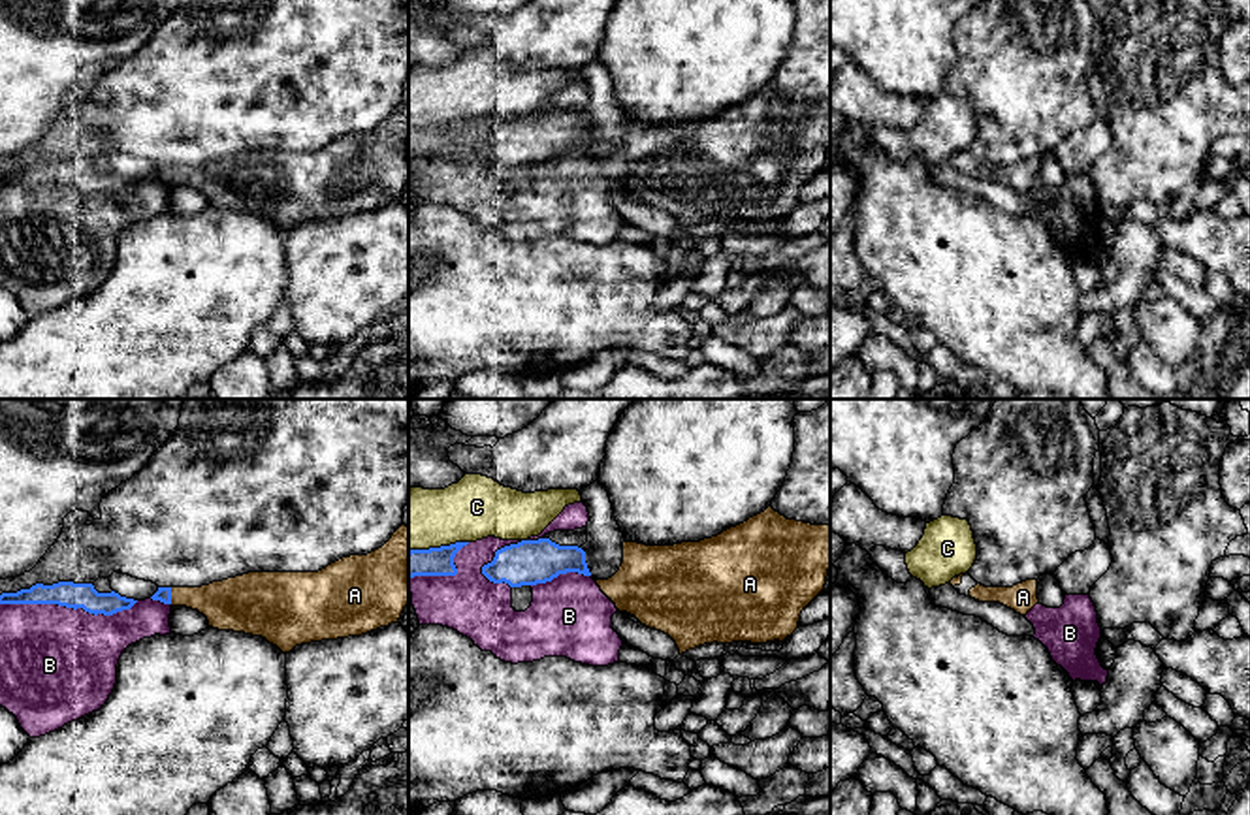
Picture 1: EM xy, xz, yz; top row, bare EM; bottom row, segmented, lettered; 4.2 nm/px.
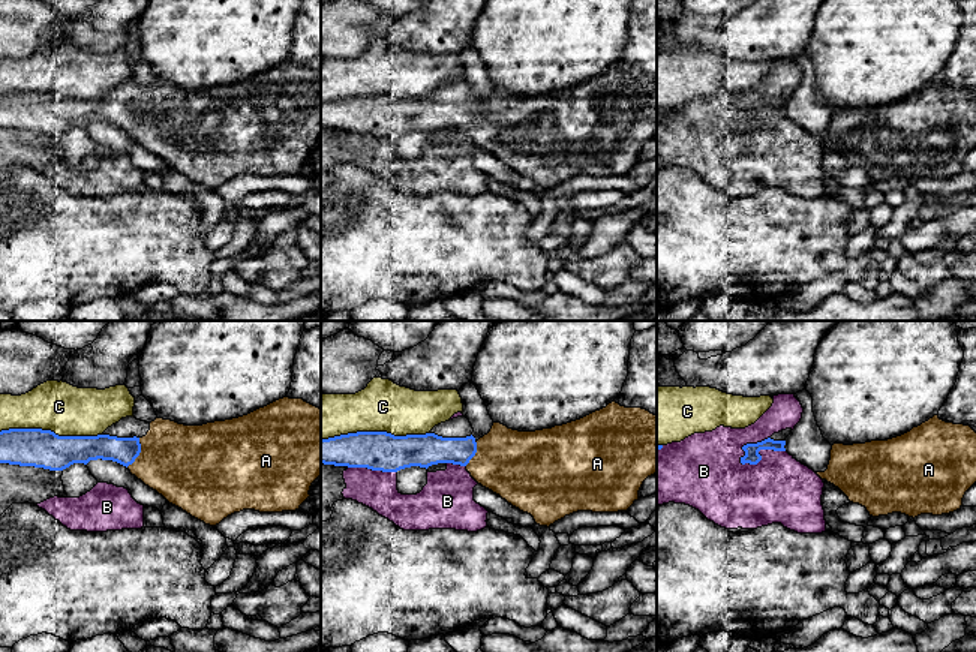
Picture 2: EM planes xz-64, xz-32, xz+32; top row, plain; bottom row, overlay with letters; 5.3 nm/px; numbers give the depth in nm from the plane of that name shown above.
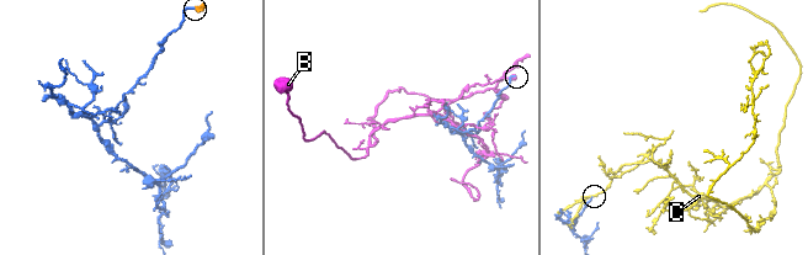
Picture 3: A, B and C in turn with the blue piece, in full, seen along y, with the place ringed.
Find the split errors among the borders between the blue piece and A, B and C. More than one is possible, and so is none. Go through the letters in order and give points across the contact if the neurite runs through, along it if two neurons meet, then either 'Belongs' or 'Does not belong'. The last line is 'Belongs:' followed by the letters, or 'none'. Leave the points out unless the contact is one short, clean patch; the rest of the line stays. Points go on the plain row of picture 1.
A: Path across: xy (164, 172), (170, 174), (226, 183). Belongs
B: Does not belong
C: Does not belong
Belongs: A

